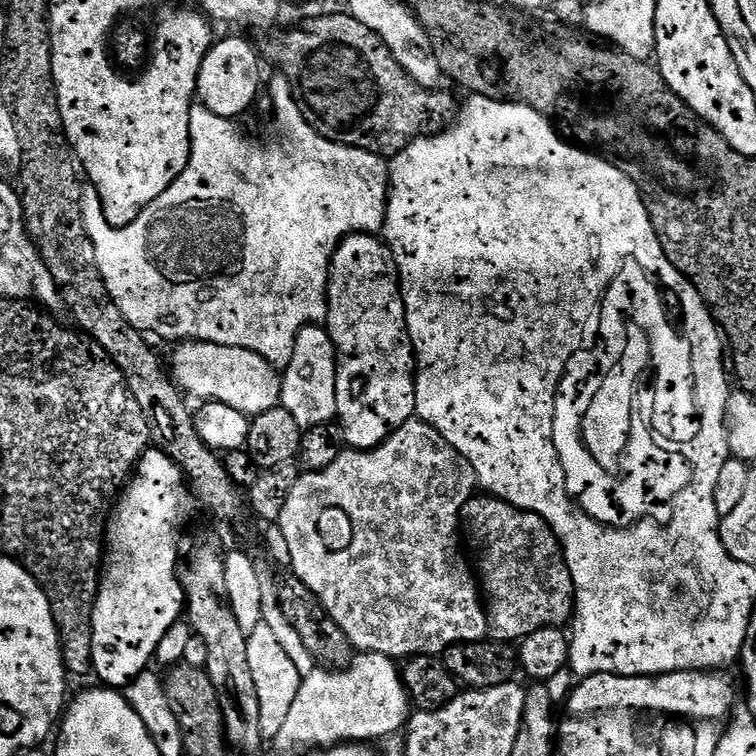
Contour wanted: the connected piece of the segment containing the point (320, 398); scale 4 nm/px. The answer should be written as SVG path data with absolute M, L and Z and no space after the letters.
M309 326L298 334L294 358L290 358L290 366L282 372L280 404L294 414L294 422L298 422L301 430L336 420L336 348L327 327Z

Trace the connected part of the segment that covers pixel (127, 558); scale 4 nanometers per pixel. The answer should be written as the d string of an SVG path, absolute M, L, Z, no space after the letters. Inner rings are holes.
M159 448L145 451L126 485L121 491L114 511L109 515L106 529L106 551L100 573L100 589L92 615L94 666L92 671L101 685L123 690L129 681L142 674L153 663L159 643L172 626L182 620L186 612L184 585L181 573L176 572L176 539L180 527L192 516L194 496L184 479L179 464Z

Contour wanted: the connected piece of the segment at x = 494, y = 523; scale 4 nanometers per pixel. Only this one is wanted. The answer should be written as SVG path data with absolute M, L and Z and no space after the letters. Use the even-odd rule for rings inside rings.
M476 494L466 502L460 512L463 535L469 553L480 556L478 580L482 585L482 596L488 614L488 636L496 642L519 642L534 630L558 628L567 625L576 607L574 578L564 560L564 547L552 532L552 527L538 514L516 508L491 494Z

